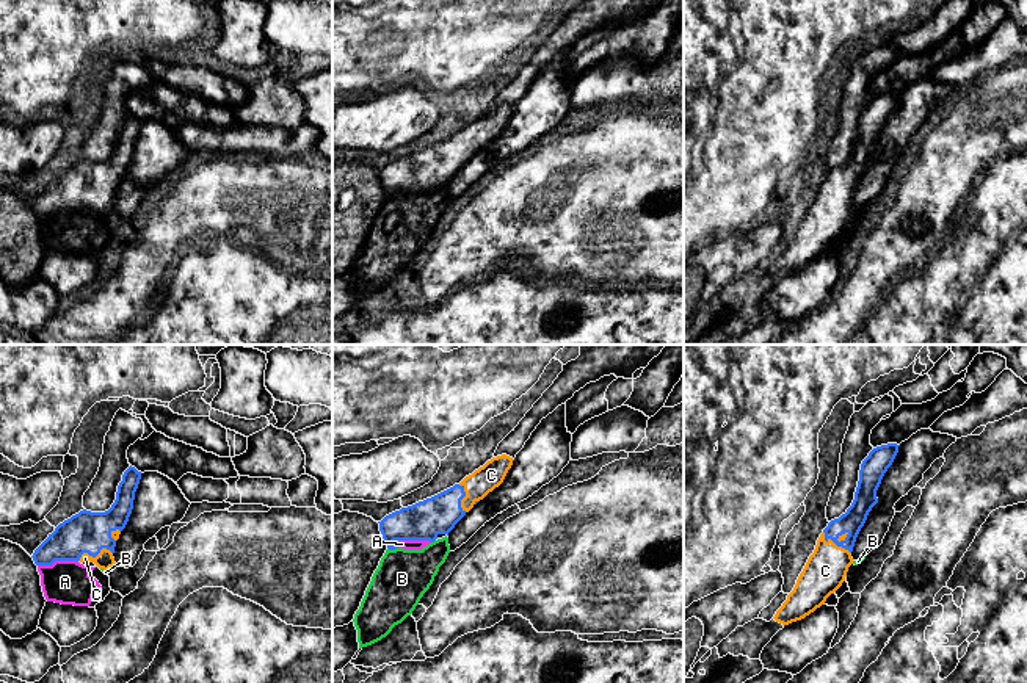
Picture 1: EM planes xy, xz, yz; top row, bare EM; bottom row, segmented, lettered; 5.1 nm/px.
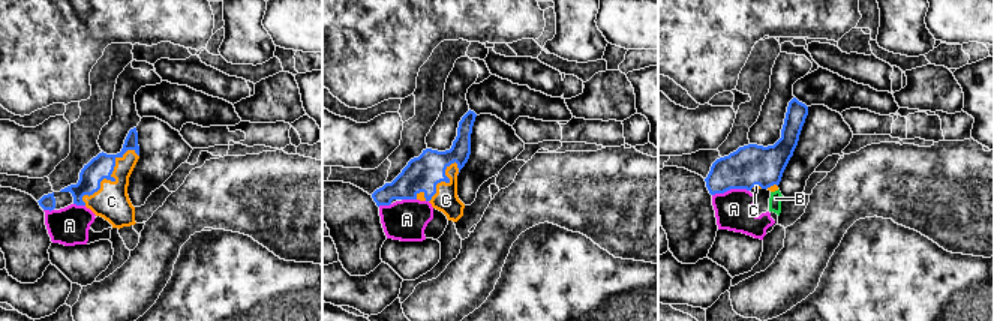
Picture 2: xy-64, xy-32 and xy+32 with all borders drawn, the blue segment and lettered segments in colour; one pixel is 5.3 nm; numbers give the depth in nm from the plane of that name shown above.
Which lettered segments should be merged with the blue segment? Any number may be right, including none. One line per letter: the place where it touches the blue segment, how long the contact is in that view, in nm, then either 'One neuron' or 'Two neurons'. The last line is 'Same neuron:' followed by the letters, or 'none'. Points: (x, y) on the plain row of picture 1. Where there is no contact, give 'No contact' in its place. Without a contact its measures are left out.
A: Touches blue at xy (57, 209). Shared border 200 nm. Two neurons
B: Touches blue at xz (392, 198). Shared border 60 nm. Two neurons
C: Touches blue at xy (94, 205). Shared border 180 nm. One neuron
Same neuron: C

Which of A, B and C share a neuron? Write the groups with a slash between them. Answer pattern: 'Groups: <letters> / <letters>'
Groups: A B / C

